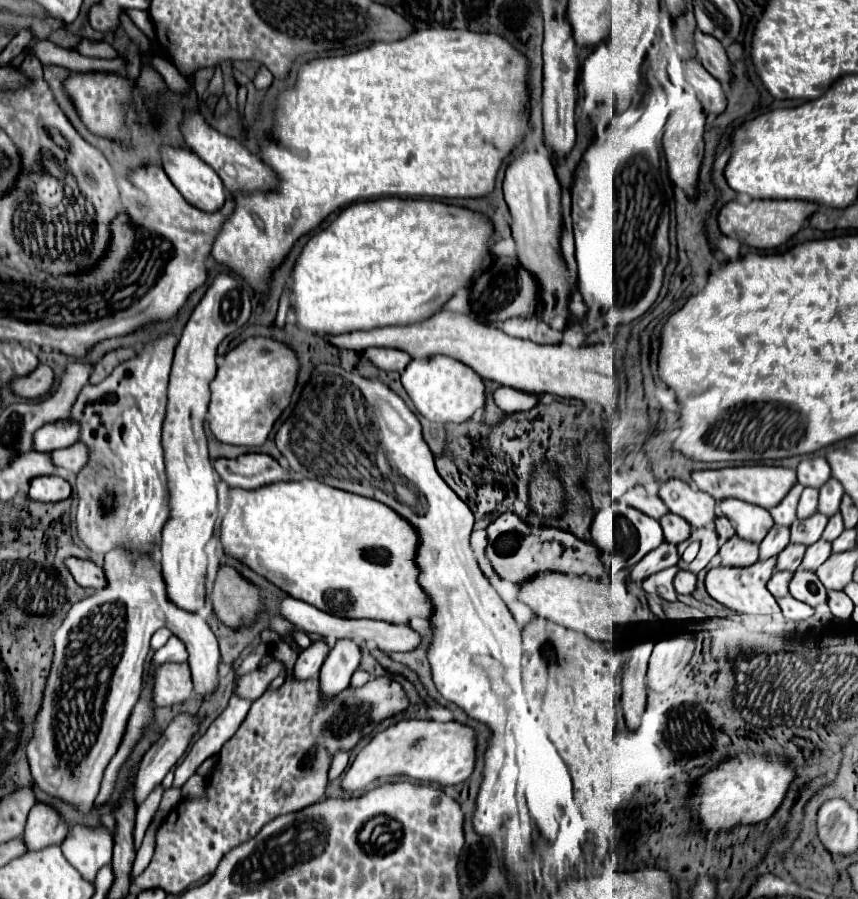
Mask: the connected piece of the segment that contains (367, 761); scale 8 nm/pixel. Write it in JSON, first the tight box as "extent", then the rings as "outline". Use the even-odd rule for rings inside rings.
{"extent":[342,721,476,793],"outline":[[[400,721],[380,731],[356,757],[342,787],[350,793],[364,791],[372,781],[396,775],[408,775],[418,781],[436,783],[440,787],[466,781],[476,767],[476,731],[458,721]]]}

